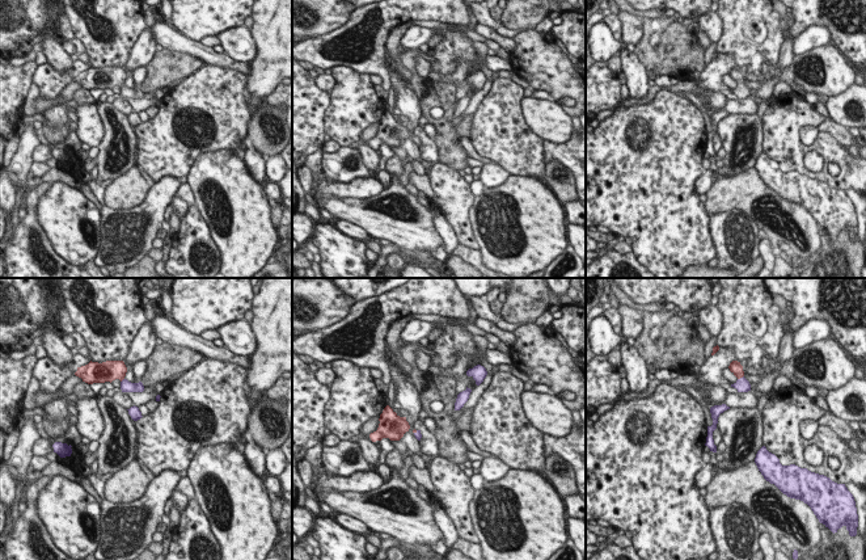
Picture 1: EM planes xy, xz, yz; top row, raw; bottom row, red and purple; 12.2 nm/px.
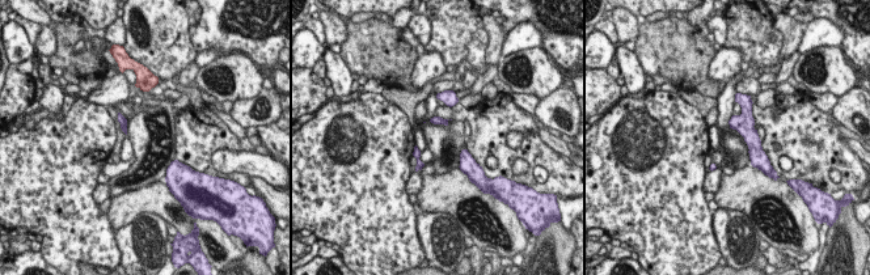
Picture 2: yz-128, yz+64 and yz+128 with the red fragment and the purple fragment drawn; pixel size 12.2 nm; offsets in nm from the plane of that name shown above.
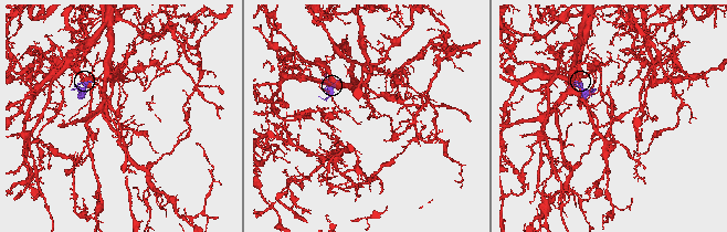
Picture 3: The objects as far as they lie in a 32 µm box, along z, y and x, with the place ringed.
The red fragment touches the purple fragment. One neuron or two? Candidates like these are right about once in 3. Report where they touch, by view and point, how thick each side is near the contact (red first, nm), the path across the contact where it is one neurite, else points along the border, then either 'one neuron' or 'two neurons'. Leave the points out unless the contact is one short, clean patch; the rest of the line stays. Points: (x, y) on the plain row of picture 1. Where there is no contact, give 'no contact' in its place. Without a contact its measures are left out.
contact yz (740, 83); calibres 140 and 170 nm; way yz (735, 72), (740, 83), (742, 91); one neuron

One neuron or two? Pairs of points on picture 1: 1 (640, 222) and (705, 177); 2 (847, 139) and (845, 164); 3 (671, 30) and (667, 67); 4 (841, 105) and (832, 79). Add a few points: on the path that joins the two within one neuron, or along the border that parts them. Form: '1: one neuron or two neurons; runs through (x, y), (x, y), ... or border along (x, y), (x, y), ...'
1: two neurons; border along (704, 171), (695, 181), (695, 192), (698, 196)
2: two neurons; border along (820, 130), (828, 131), (844, 147)
3: one neuron; runs through (677, 40), (676, 58)
4: two neurons; border along (852, 84), (845, 91), (828, 99)

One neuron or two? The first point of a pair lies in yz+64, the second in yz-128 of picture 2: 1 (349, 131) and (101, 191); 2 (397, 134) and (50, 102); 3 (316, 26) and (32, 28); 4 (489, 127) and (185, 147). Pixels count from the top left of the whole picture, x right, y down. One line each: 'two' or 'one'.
1: two
2: two
3: one
4: one

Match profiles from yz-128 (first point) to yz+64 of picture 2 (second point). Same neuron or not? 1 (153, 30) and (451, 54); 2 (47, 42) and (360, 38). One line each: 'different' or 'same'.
1: same
2: different

